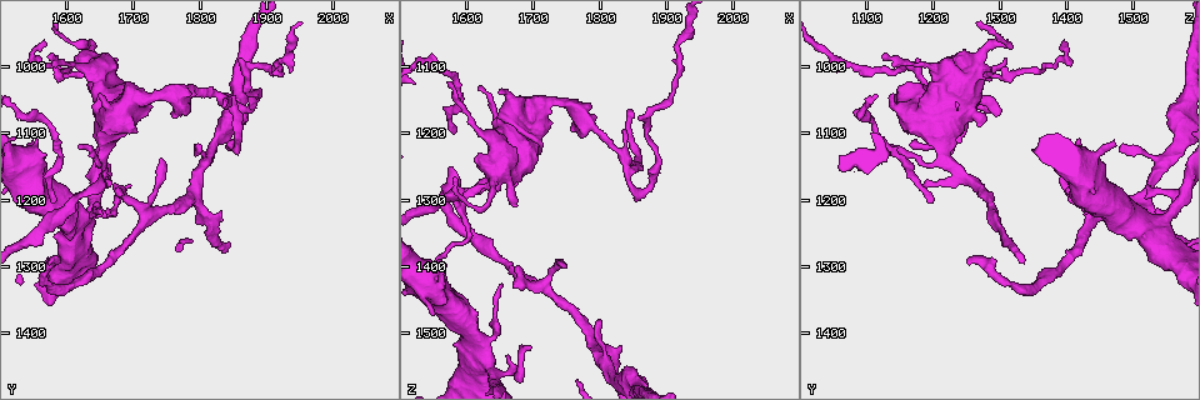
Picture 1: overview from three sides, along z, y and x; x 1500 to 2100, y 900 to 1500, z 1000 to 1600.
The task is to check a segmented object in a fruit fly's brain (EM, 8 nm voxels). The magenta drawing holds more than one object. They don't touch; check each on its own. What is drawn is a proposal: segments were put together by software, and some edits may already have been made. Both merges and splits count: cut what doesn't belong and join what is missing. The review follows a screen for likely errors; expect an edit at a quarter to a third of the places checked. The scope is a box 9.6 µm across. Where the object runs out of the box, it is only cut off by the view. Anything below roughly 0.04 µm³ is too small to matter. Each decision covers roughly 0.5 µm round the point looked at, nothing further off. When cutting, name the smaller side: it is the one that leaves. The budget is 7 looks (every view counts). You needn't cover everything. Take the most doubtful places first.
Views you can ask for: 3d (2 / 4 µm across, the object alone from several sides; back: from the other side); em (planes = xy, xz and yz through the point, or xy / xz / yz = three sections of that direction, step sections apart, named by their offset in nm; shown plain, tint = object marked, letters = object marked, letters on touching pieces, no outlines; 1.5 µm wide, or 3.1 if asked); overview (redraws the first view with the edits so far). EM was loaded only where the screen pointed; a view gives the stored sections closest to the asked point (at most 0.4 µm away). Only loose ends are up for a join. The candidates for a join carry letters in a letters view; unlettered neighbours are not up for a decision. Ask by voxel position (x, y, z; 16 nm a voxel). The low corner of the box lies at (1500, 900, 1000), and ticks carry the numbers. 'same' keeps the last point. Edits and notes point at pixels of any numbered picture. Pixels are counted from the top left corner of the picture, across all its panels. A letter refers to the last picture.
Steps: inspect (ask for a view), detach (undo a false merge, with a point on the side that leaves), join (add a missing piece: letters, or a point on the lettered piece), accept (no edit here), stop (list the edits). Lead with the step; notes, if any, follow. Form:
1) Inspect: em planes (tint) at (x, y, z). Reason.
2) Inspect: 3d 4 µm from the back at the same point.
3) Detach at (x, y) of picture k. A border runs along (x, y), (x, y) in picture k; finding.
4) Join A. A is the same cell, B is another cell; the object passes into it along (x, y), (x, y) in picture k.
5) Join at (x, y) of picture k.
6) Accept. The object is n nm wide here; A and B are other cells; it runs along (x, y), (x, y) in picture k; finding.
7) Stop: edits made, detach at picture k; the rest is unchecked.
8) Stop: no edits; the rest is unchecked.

Inspect: 3d 4 µm at (1550, 1115, 1475). Thin end.

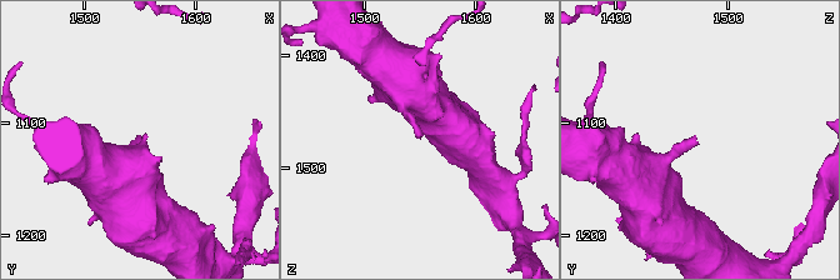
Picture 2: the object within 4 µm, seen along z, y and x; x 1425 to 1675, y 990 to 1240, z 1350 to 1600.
Inspect: em yz step 8 (letters) at (1550, 1114, 1472).

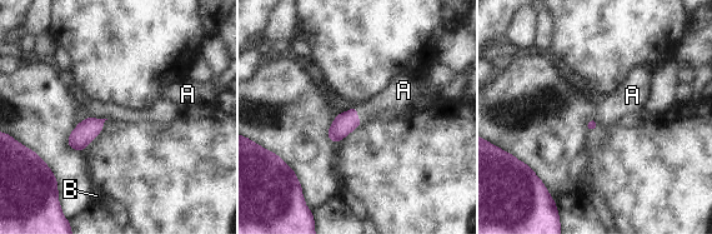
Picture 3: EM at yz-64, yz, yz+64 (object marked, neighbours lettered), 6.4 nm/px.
Inspect: em planes (letters) at the same point.

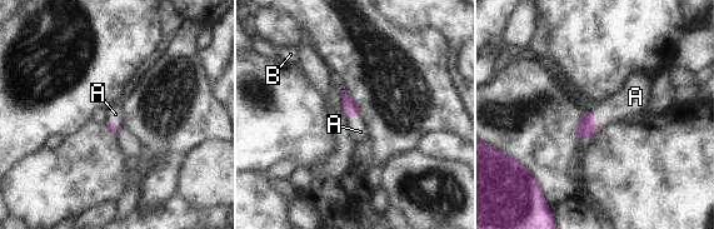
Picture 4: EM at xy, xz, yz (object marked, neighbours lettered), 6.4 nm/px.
Join at (627, 101) of picture 4. A is the same cell, B is another cell; the object passes into it along (585, 127), (593, 119), (627, 101) in picture 4; it goes on there.

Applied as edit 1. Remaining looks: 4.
Inspect: overview. See it whole again.

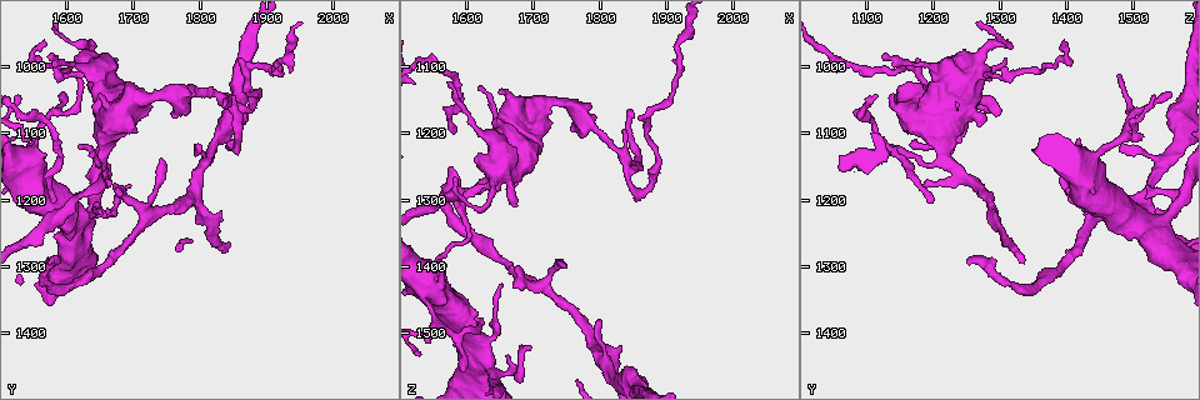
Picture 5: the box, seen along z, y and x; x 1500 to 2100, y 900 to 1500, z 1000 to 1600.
Inspect: 3d 4 µm at (1660, 1215, 1535).

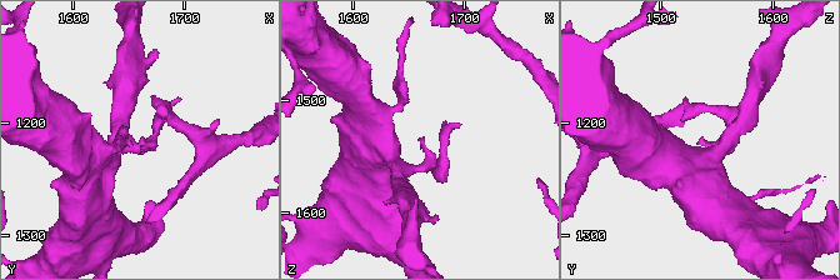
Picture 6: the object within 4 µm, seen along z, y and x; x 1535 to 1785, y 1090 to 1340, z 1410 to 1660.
Inspect: em xz step 8 (letters) at (1660, 1218, 1530). Shape alone is not enough.

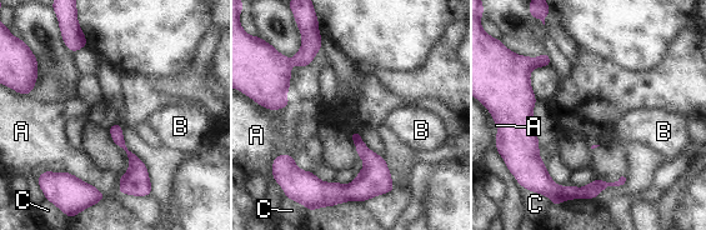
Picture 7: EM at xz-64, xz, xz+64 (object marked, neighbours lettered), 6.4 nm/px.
Inspect: em planes (letters) at the same point.

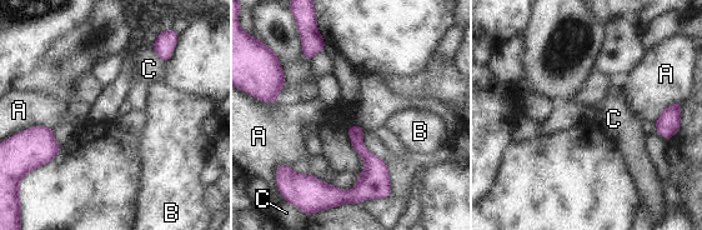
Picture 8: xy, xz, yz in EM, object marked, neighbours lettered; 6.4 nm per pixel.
Accept. A, B and C are other cells; it runs along (309, 180), (339, 193), (387, 184) in picture 8; no lettered piece goes on from it.

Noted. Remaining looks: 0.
Stop: edits made, join at picture 4; the rest is unchecked.

